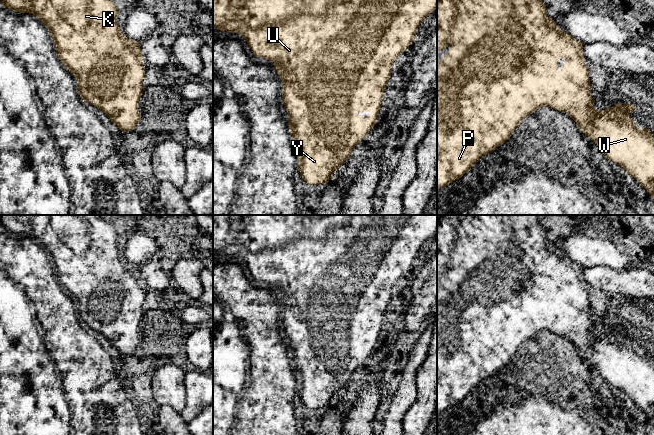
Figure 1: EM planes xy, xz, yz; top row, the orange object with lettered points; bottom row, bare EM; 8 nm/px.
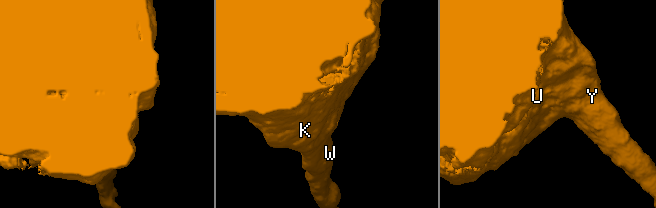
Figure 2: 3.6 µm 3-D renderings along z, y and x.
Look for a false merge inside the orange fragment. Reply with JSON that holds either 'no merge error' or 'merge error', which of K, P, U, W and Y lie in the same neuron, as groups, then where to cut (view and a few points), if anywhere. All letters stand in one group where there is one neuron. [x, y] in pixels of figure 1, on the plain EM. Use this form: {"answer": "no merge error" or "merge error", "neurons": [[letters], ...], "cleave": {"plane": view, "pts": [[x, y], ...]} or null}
{"answer": "no merge error", "neurons": [["K", "P", "U", "W", "Y"]], "cleave": null}

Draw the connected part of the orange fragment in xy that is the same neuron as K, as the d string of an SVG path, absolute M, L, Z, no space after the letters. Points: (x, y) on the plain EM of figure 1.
M0 215L0 220L4 231L33 238L44 247L53 262L59 283L75 300L78 317L85 326L102 334L121 355L135 353L140 344L139 323L145 292L139 266L128 263L120 255L117 246L119 234L111 223L99 215Z

